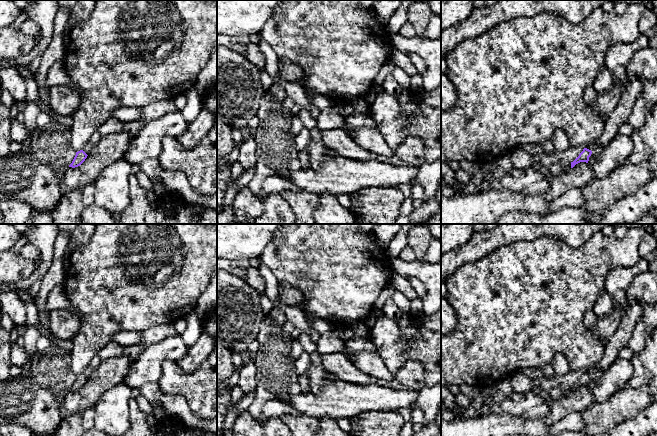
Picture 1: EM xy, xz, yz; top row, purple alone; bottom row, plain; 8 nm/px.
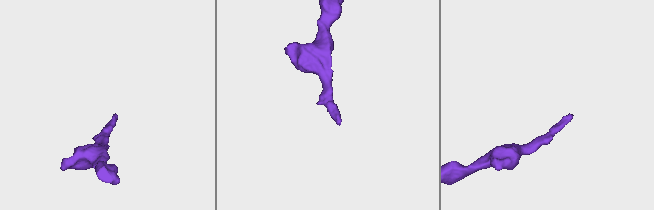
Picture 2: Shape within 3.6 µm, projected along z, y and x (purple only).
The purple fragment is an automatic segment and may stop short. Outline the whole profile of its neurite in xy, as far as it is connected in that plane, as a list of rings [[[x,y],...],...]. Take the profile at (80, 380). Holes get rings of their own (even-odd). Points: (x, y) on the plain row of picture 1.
[[[83,374],[76,376],[76,379],[69,391],[75,392],[80,390],[85,385],[87,380],[88,379]]]

